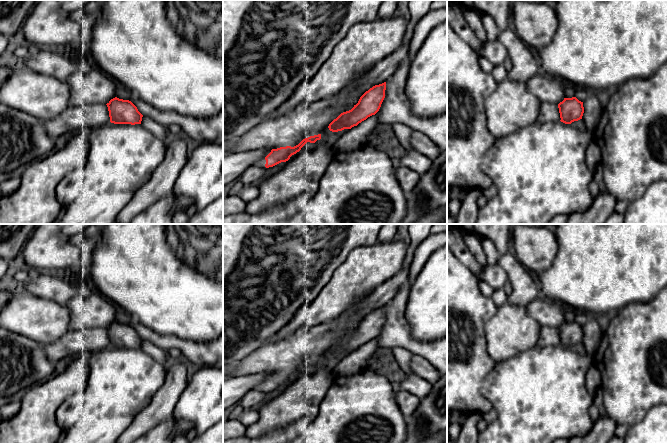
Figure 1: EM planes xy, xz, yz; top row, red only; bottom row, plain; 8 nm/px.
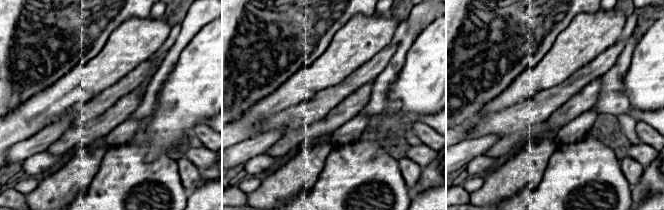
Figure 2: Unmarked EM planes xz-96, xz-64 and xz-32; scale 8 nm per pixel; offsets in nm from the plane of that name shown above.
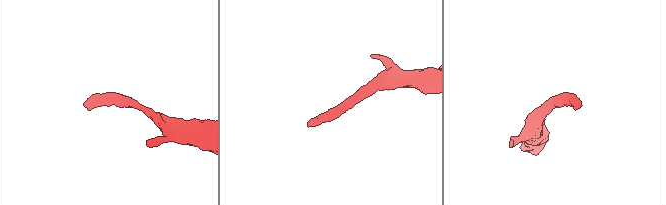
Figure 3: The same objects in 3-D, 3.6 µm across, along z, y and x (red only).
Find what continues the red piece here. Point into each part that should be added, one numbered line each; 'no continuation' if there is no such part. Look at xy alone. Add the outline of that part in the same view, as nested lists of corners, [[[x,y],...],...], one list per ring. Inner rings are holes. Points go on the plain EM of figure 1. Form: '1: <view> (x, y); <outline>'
no continuation

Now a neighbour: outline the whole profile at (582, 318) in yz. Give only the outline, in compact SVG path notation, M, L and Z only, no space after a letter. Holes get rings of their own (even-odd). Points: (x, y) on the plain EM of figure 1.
M578 311L575 321L579 325L584 326L591 318L592 318L592 315L589 314L588 312Z

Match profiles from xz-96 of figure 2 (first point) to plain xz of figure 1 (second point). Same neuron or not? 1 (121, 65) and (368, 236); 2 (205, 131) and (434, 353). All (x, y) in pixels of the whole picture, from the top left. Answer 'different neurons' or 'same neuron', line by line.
1: different neurons
2: different neurons

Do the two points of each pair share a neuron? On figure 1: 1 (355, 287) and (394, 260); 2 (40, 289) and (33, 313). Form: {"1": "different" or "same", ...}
{"1": "same", "2": "different"}

